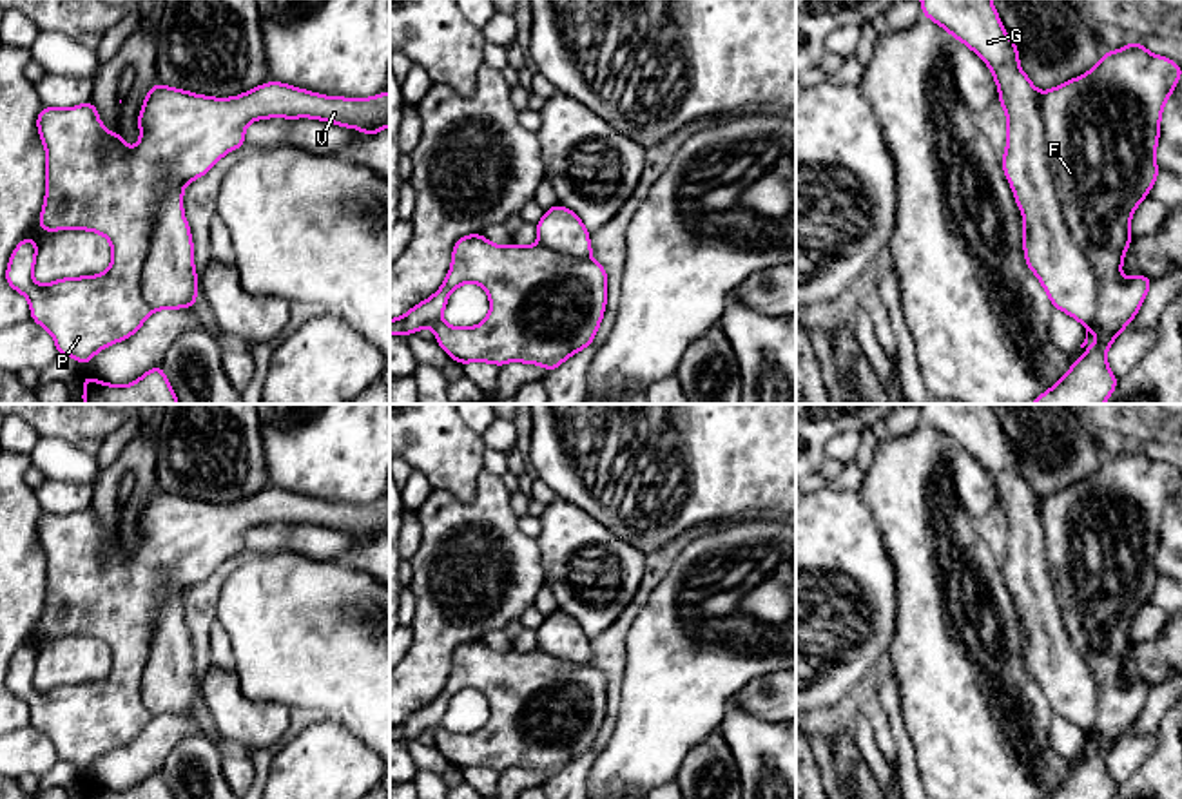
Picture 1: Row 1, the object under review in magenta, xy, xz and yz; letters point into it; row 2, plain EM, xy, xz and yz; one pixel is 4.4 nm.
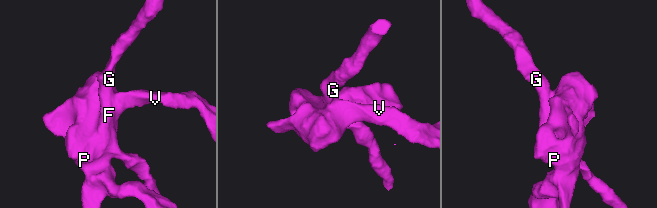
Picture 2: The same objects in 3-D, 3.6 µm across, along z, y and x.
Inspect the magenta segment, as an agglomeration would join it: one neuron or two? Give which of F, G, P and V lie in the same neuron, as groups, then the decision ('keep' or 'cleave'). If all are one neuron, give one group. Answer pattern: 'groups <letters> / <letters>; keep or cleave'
groups F P V / G; cleave

